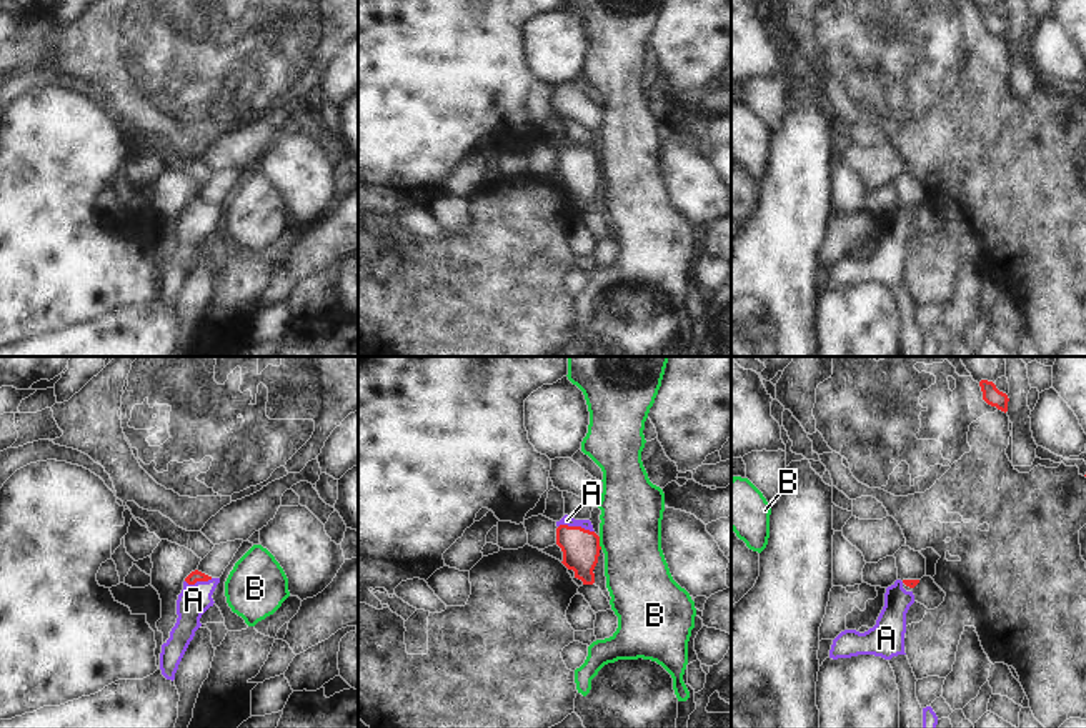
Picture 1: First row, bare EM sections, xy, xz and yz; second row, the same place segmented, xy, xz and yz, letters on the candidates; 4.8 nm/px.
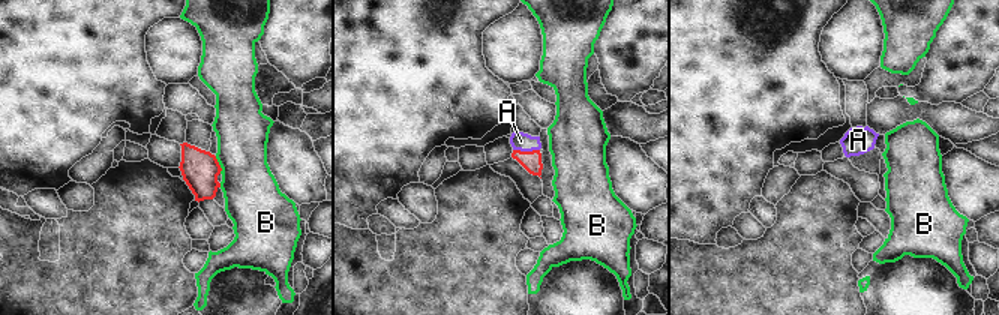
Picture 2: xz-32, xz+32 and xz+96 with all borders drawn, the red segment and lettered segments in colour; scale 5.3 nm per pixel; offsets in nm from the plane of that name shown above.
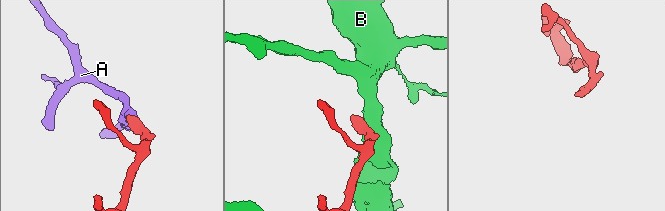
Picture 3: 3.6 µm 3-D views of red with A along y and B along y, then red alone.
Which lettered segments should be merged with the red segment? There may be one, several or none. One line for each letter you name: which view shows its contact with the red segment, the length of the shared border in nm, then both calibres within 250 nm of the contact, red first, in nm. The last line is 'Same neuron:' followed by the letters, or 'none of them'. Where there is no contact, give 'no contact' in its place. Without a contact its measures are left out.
A: meets red in xz; contact 180 nm long; 180 nm thick on the red side, 50 nm on the other
Same neuron: A

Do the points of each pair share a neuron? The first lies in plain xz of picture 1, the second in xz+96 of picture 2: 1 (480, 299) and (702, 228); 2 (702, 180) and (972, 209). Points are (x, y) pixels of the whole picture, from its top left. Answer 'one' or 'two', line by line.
1: two
2: one

